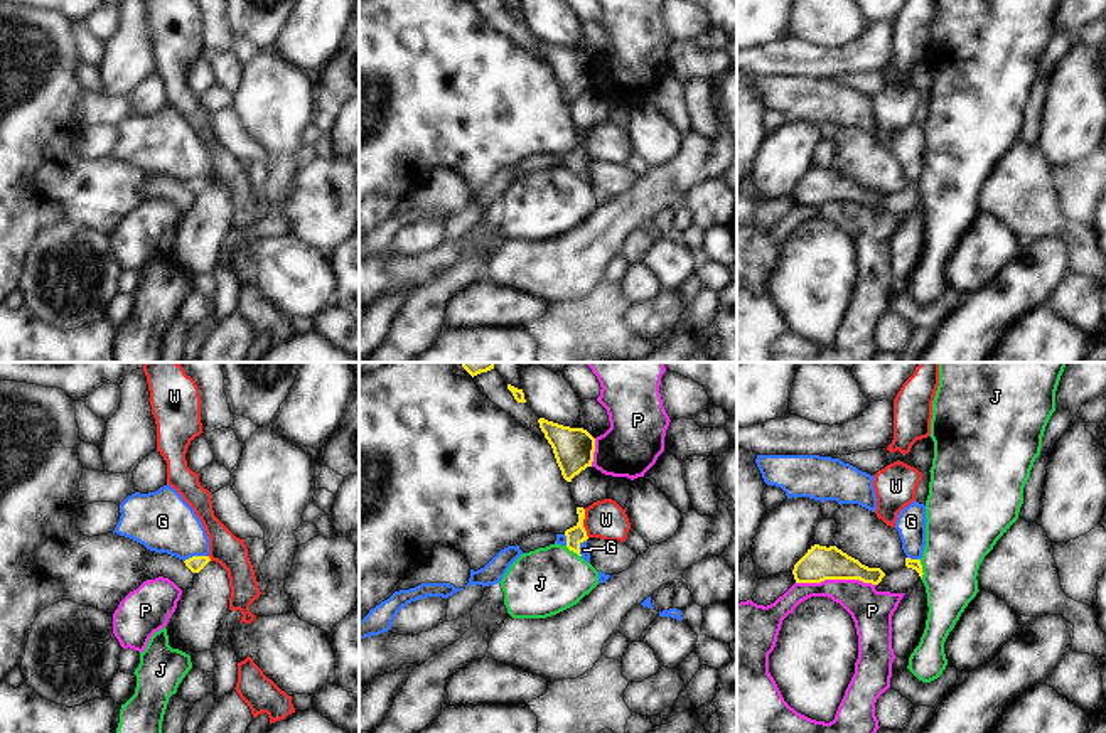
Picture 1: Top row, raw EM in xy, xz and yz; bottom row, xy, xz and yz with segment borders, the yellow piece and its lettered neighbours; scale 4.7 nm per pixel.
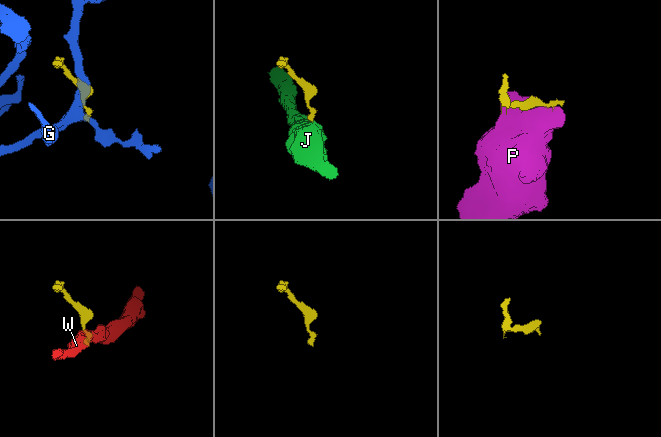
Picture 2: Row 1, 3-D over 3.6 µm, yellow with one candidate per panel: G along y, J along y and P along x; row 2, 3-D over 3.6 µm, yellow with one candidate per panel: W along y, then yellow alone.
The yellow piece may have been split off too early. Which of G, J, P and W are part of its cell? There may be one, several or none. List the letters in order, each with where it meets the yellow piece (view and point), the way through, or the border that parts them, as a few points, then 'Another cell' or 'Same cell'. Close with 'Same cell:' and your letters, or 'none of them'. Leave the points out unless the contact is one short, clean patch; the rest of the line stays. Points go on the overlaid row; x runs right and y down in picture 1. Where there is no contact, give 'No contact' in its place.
G: Touches yellow at xy (194, 556). Boundary: xy (206, 555), (193, 555), (184, 561). Another cell
J: Touches yellow at yz (921, 570). Boundary: yz (919, 560), (921, 578). Another cell
P: Touches yellow at yz (837, 578). Another cell
W: Touches yellow at xz (582, 523). Boundary: xz (584, 509), (584, 529), (589, 536). Another cell
Same cell: none of them.

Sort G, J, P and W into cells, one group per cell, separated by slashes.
G / J / P / W

